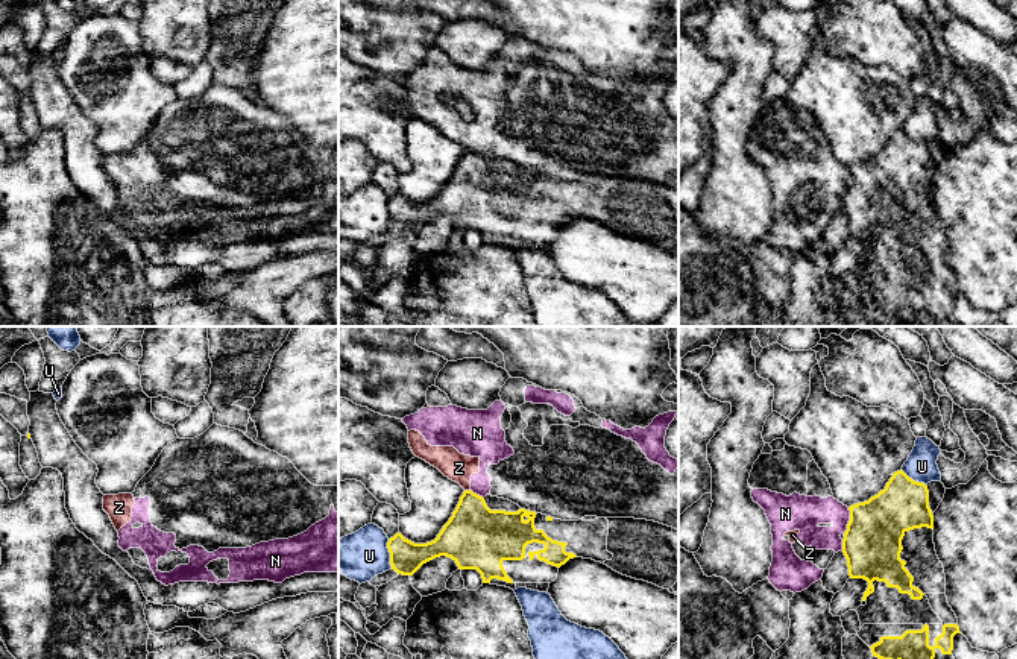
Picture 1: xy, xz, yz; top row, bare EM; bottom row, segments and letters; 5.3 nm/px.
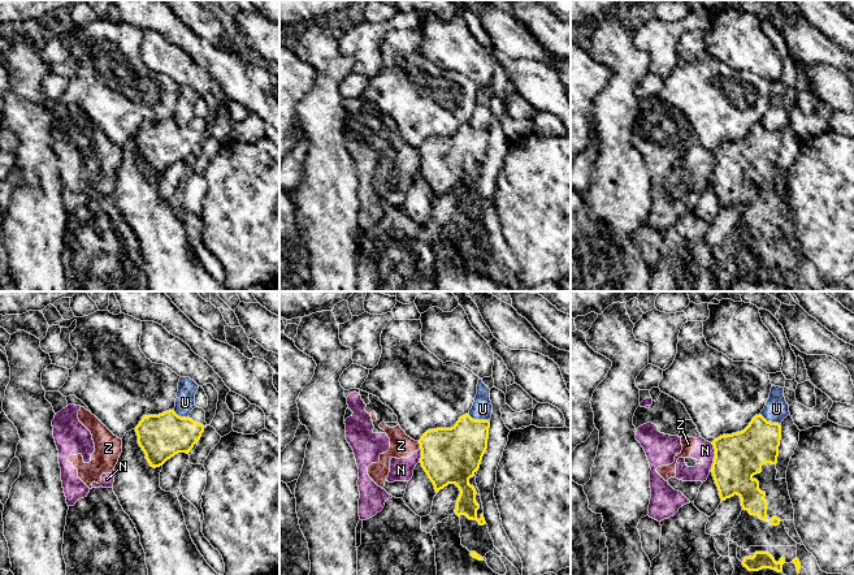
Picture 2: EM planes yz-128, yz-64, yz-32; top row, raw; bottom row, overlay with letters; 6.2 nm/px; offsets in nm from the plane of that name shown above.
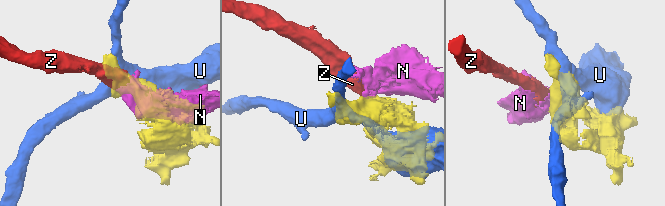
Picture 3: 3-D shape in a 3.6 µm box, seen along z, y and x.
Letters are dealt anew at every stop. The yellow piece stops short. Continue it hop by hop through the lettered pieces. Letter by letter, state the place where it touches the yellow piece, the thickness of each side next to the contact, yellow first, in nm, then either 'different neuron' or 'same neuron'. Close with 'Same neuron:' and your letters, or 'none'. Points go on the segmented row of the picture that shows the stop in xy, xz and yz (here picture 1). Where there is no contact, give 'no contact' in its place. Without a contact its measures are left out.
N: contact yz (849, 521); calibres 320 and 180 nm; different neuron
U: contact xz (390, 554); calibres 180 and 260 nm; different neuron
Z: contact xz (468, 491); calibres 320 and 150 nm; different neuron
Same neuron: none

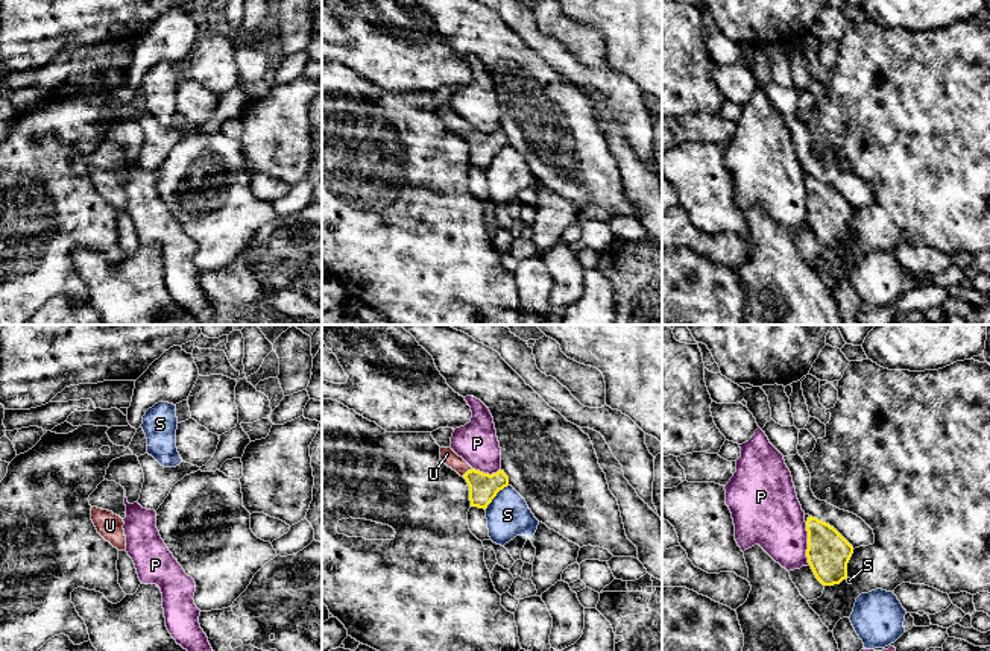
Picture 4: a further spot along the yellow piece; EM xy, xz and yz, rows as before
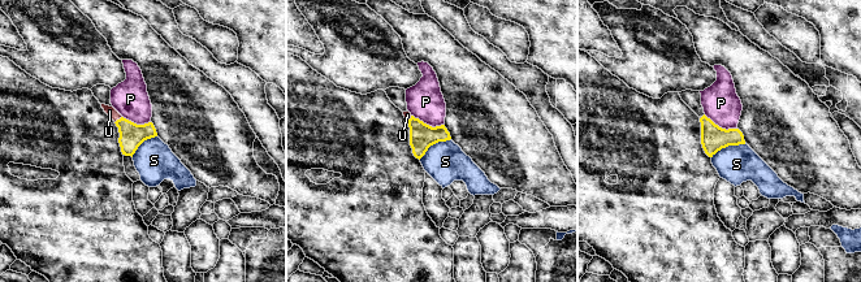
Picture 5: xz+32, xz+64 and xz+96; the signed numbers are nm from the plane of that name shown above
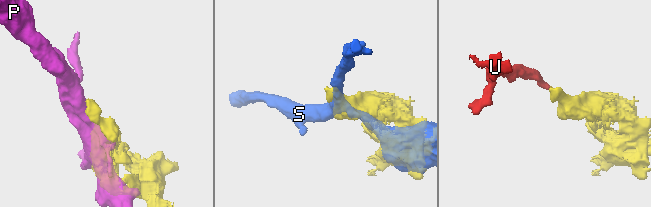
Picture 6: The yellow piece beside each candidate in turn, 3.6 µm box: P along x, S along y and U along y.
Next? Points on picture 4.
P: contact yz (808, 544); calibres 220 and 320 nm; different neuron
S: contact xz (495, 495); calibres 160 and 220 nm; different neuron
U: contact xz (468, 471); calibres 160 and 80 nm; same neuron
Same neuron: U

